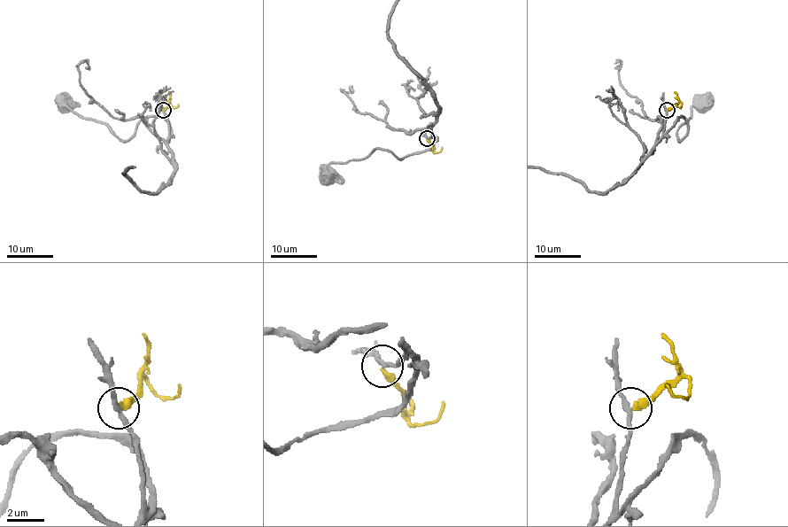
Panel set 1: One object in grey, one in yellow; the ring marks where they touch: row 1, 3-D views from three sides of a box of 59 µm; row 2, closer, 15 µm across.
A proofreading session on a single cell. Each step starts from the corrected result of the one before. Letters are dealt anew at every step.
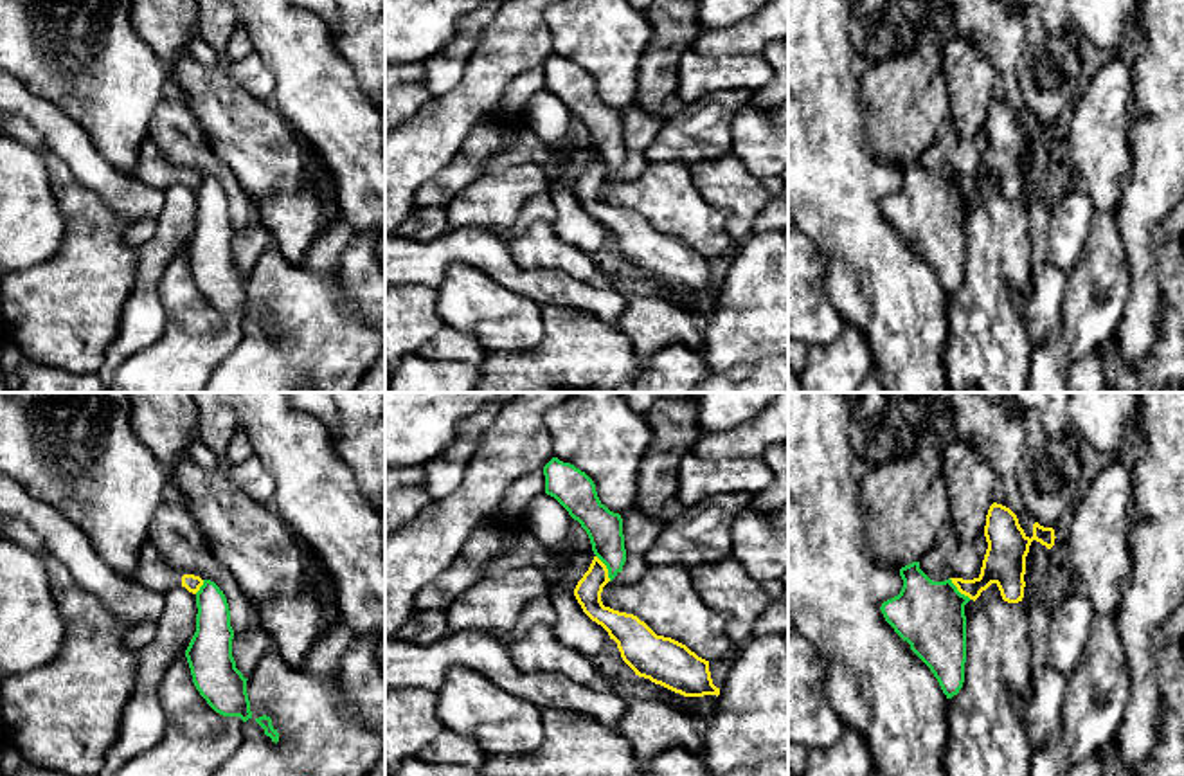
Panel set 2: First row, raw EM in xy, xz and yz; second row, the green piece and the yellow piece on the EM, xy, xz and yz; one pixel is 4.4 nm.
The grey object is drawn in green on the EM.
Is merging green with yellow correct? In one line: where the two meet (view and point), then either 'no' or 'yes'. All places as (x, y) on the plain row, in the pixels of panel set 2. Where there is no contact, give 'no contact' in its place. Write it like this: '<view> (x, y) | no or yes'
xz (607, 164) | no

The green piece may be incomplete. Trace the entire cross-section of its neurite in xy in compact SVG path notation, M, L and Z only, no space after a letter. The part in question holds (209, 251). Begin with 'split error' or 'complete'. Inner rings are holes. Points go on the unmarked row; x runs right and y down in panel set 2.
complete | M211 176L196 189L196 229L185 247L193 279L223 313L252 315L247 277L232 254L234 227L223 187Z

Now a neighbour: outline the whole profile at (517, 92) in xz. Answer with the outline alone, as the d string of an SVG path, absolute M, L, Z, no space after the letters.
M538 65L534 68L529 68L522 74L515 76L506 85L504 94L498 99L493 112L489 113L489 117L493 117L493 119L520 117L529 97L542 88L545 88L543 65Z

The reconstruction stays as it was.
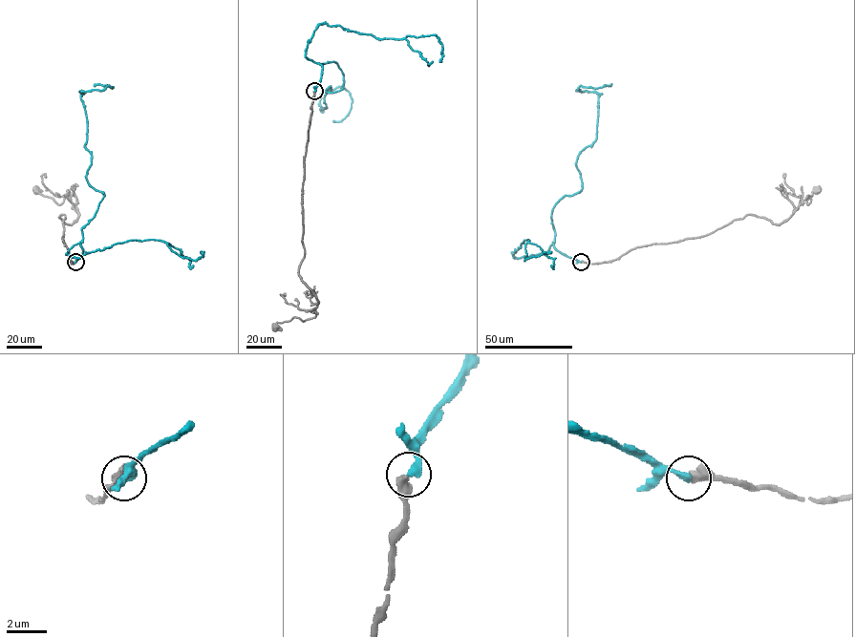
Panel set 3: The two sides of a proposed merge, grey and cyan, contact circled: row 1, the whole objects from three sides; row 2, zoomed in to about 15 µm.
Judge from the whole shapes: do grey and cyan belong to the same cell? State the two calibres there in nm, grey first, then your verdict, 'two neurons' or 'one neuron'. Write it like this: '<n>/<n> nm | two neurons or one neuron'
480/360 nm | two neurons

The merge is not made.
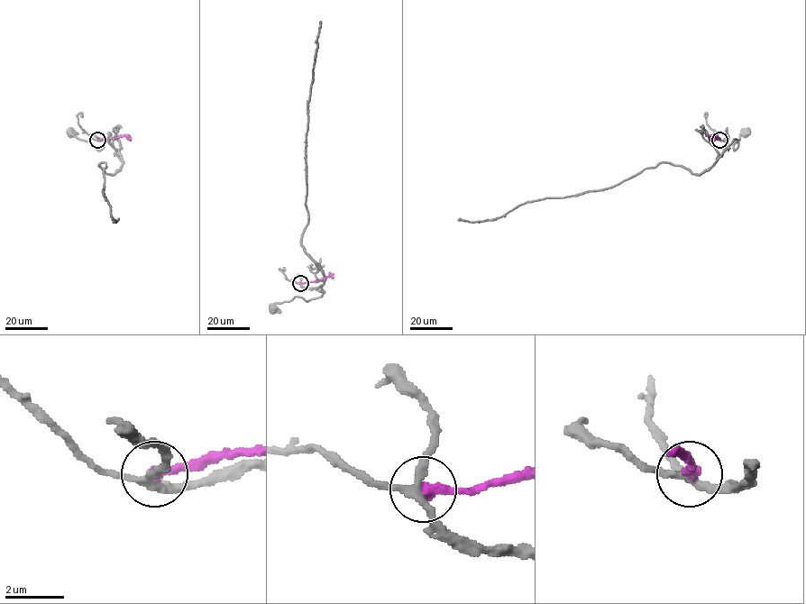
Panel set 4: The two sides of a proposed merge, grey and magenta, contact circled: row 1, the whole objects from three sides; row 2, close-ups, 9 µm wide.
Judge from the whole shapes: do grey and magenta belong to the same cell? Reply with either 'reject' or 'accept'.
reject

